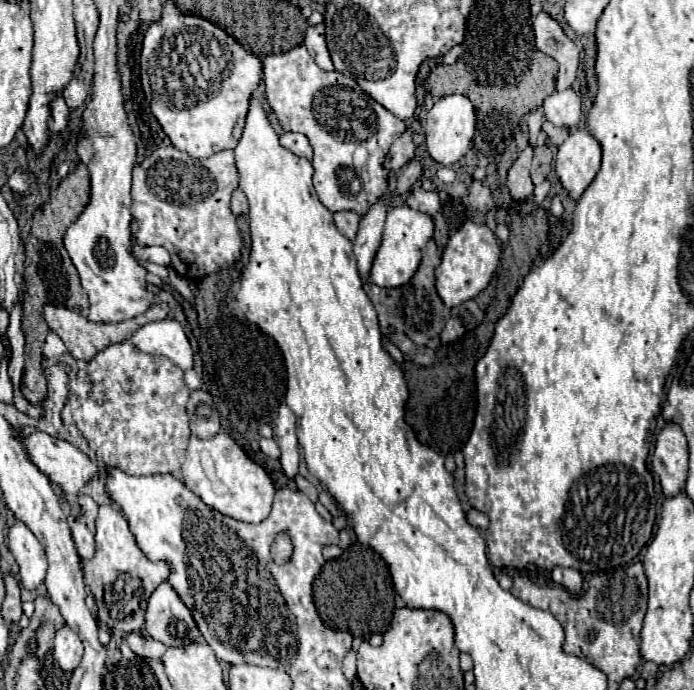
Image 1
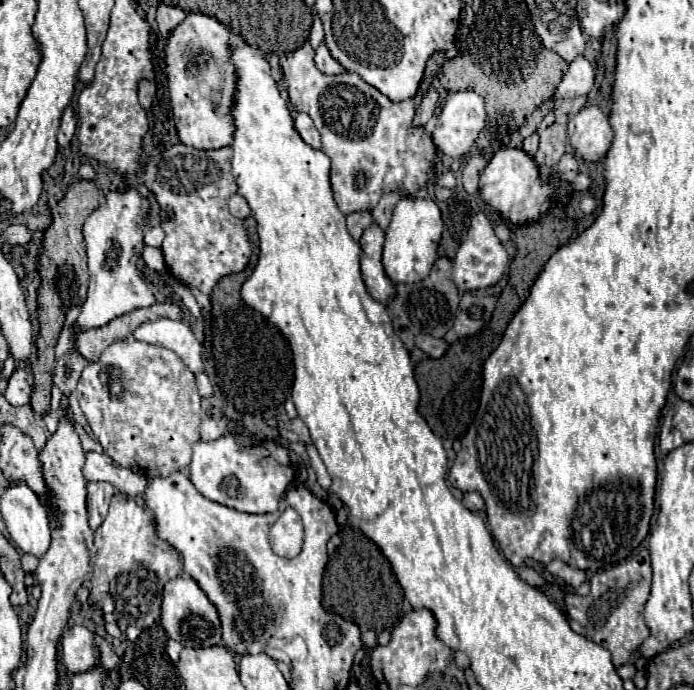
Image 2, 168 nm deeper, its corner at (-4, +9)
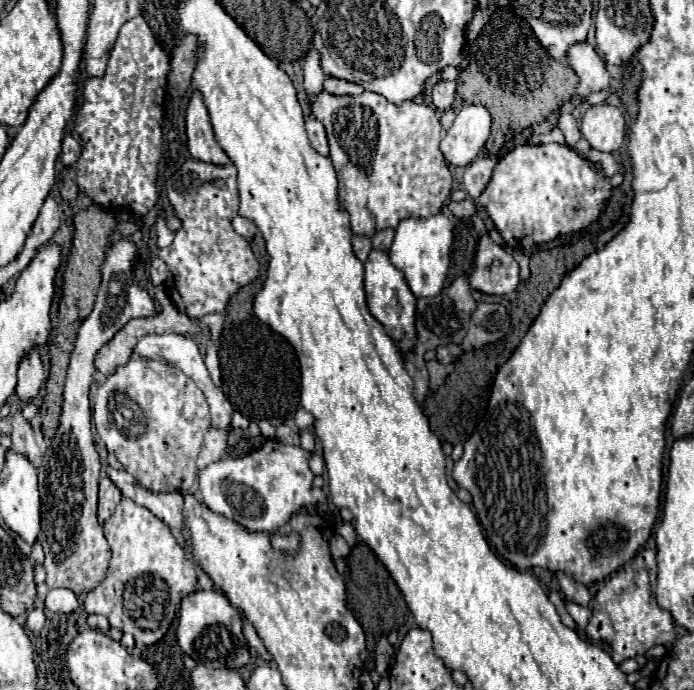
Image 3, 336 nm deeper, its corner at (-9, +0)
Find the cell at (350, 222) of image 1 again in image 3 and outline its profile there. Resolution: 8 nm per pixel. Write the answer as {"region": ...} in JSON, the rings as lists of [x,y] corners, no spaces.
{"region":[[[354,236],[354,238],[352,238],[352,246],[354,246],[354,254],[356,254],[362,262],[366,262],[368,252],[372,250],[370,238],[368,238],[368,236]]]}

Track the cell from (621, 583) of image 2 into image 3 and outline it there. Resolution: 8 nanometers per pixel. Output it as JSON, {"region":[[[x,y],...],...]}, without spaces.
{"region":[[[640,550],[638,556],[614,572],[610,580],[598,590],[592,602],[592,616],[584,628],[586,636],[596,644],[606,644],[610,656],[616,664],[636,658],[652,646],[666,646],[672,642],[672,630],[676,638],[676,628],[670,612],[660,610],[654,598],[656,590],[656,550]]]}

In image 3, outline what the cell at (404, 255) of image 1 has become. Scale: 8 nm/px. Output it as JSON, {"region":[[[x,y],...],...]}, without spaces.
{"region":[[[438,212],[430,218],[406,218],[396,226],[396,236],[388,256],[390,262],[404,272],[414,296],[436,296],[442,290],[450,266],[452,240],[452,224],[444,212]]]}

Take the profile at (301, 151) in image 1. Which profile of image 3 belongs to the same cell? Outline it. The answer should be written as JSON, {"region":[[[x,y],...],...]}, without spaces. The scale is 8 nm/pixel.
{"region":[[[310,118],[306,122],[306,130],[308,130],[308,140],[312,144],[312,148],[322,154],[322,156],[328,156],[328,140],[326,140],[326,132],[324,132],[324,126],[316,120],[316,118]]]}

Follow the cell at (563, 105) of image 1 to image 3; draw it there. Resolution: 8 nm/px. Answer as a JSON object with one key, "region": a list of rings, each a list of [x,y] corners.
{"region":[[[588,42],[572,46],[568,52],[568,60],[580,78],[580,82],[576,86],[576,96],[586,98],[592,92],[600,92],[600,90],[608,88],[610,74],[606,72],[604,62],[600,60],[596,50]]]}

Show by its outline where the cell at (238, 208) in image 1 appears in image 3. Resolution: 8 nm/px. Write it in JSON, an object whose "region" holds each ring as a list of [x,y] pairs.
{"region":[[[236,216],[236,218],[232,220],[232,226],[234,226],[234,230],[236,230],[240,236],[244,236],[246,240],[252,240],[252,236],[254,236],[254,232],[256,232],[256,224],[254,224],[252,220],[244,218],[244,216]]]}

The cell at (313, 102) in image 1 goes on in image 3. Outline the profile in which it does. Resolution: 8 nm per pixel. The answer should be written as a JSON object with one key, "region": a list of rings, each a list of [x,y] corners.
{"region":[[[322,90],[320,94],[314,94],[308,104],[312,116],[326,128],[330,160],[340,180],[340,200],[350,214],[354,234],[372,236],[376,230],[396,228],[404,218],[428,218],[442,210],[444,202],[450,198],[452,172],[438,150],[444,130],[436,110],[412,100],[404,102],[404,106],[396,106],[376,92],[364,92],[360,96],[334,96]]]}

